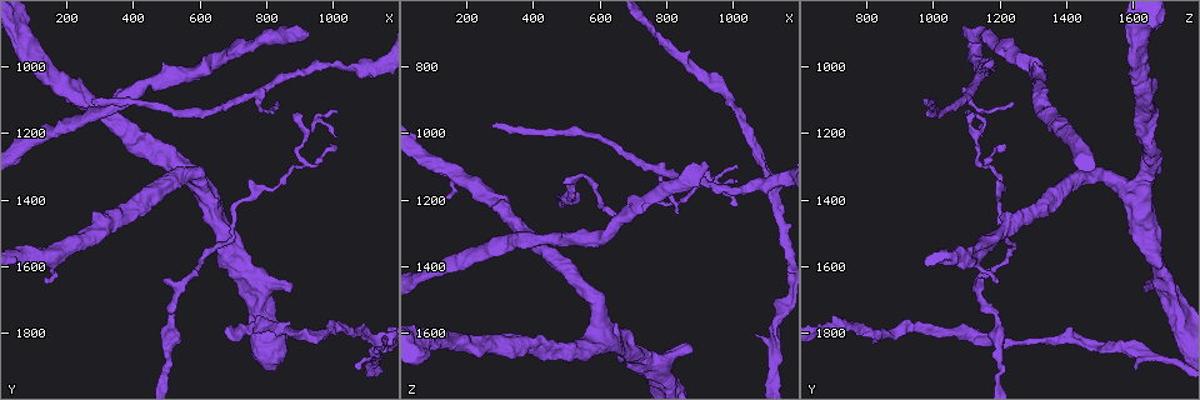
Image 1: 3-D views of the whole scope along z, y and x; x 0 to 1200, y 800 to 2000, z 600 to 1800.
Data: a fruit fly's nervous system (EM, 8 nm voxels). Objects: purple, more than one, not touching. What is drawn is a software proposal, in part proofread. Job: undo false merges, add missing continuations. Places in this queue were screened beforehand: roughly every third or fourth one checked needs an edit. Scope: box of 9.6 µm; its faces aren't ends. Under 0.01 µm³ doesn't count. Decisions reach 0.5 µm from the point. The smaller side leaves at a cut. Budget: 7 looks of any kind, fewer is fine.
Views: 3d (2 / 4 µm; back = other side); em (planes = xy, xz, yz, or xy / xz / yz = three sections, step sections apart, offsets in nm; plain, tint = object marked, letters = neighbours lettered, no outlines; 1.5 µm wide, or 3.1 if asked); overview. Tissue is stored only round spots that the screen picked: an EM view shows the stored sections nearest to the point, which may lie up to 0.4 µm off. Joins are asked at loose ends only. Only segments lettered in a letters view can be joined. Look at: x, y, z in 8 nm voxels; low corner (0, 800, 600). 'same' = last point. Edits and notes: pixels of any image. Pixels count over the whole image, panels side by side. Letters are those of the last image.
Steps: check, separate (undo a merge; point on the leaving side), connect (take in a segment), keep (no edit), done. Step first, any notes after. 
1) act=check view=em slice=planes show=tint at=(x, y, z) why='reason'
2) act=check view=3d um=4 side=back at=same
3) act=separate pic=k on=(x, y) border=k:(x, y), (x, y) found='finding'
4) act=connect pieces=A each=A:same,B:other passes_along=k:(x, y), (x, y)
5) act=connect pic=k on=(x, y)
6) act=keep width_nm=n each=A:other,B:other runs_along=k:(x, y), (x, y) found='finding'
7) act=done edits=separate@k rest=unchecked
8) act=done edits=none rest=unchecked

act=check view=3d um=2 at=(280, 1110, 990) why='free end'

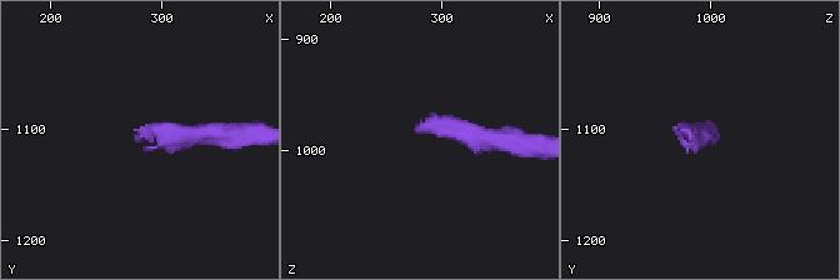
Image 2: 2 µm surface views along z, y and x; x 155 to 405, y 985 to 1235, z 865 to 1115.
act=check view=em slice=xz step=4 show=tint at=(280, 1108, 980)

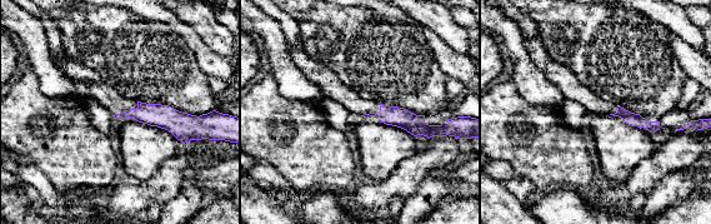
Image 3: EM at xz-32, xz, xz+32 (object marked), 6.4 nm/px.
act=check view=em slice=planes show=letters at=same why='cut it another way'

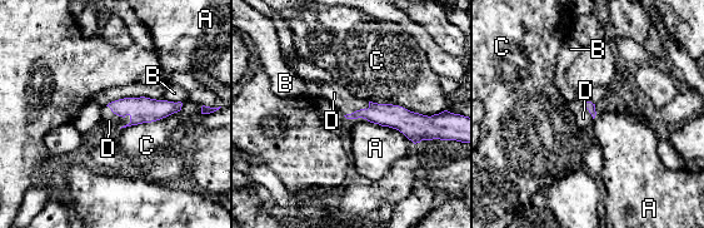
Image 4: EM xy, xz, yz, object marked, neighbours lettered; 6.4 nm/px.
act=connect pieces=D each=A:other,B:other,C:other,D:same passes_along=4:(141, 109), (120, 115), (109, 120) found='the cell continues'

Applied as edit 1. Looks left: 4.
act=check view=em slice=planes show=letters at=(1020, 1240, 1220)

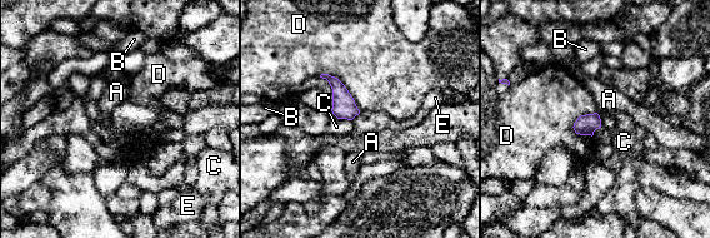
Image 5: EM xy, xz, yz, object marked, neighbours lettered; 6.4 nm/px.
act=keep each=A:other,B:other,C:other,D:other,E:other border=5:(360, 112), (351, 120) found='no lettered segment goes on from it'

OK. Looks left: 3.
act=check view=3d um=2 at=(920, 890, 1090) why='branch stops here'

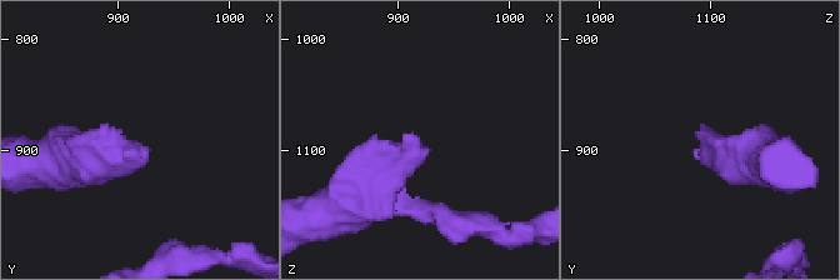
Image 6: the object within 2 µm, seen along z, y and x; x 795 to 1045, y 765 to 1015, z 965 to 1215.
act=check view=em slice=planes show=letters at=(914, 900, 1084) why='need the tissue'

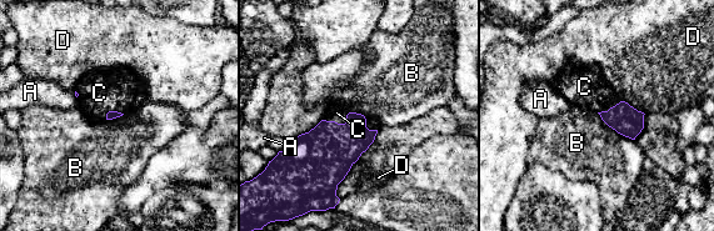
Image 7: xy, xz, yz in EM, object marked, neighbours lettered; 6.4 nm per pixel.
act=connect pieces=C longest_contact=B:300nm each=A:other,B:other,C:same,D:other found='it goes on there'

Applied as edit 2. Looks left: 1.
act=done edits=connect@4,connect@7 rest=unchecked

